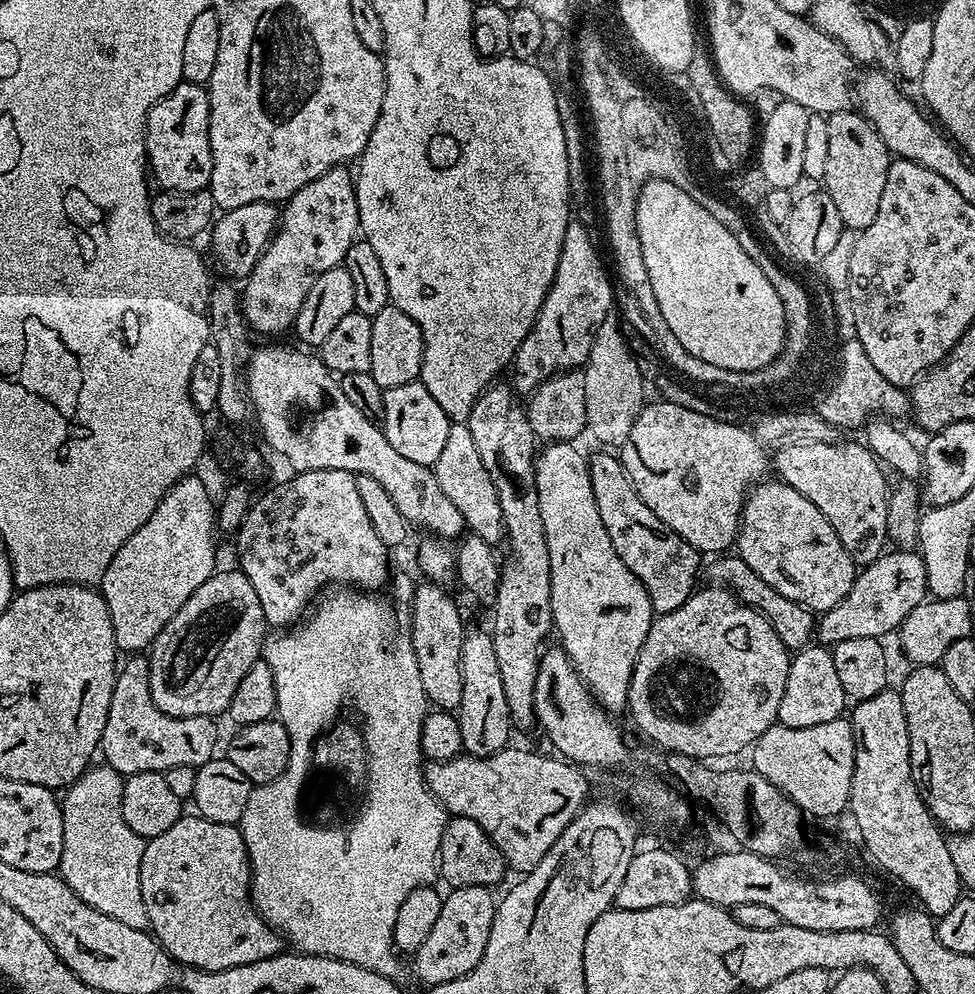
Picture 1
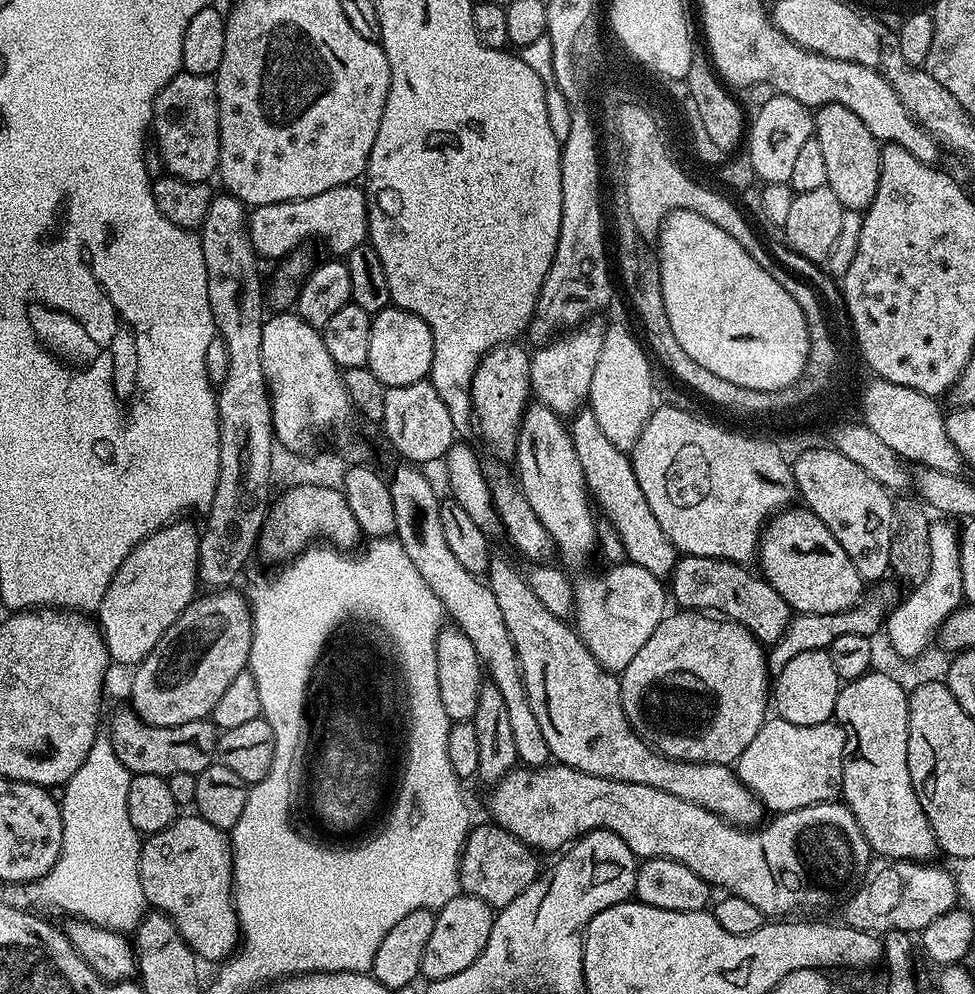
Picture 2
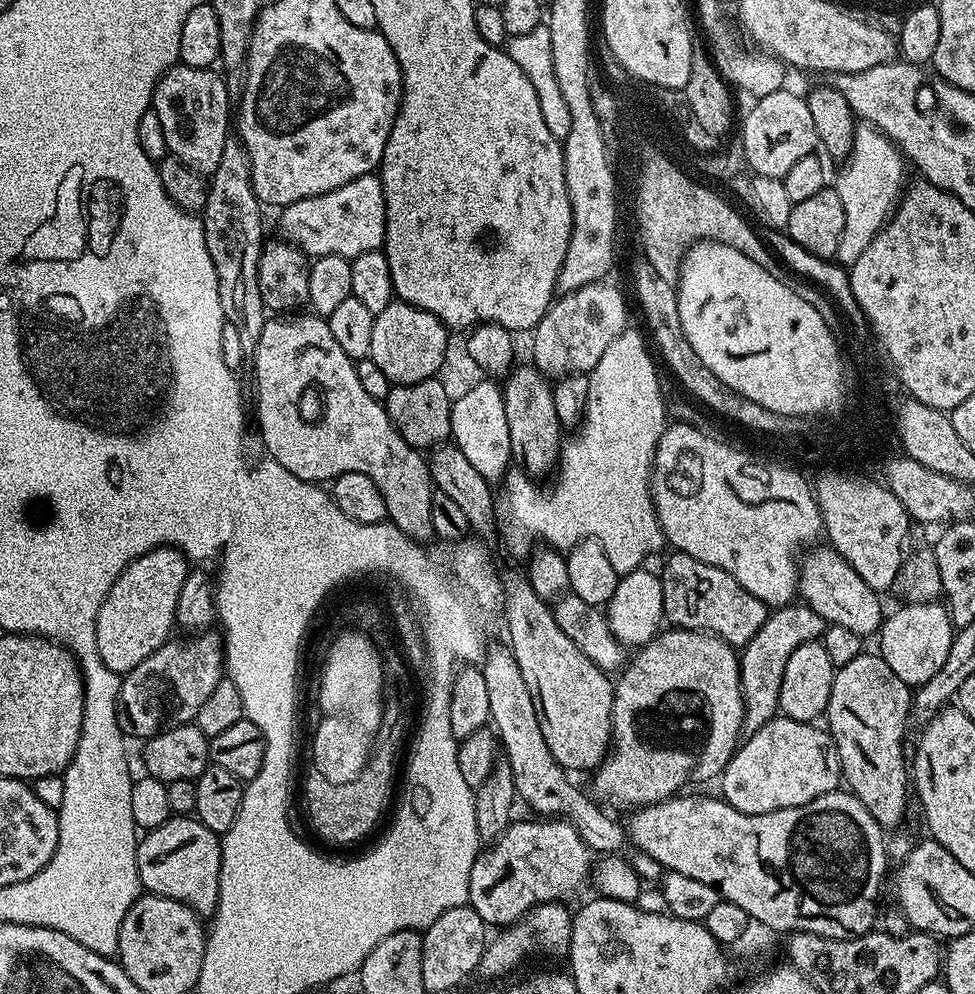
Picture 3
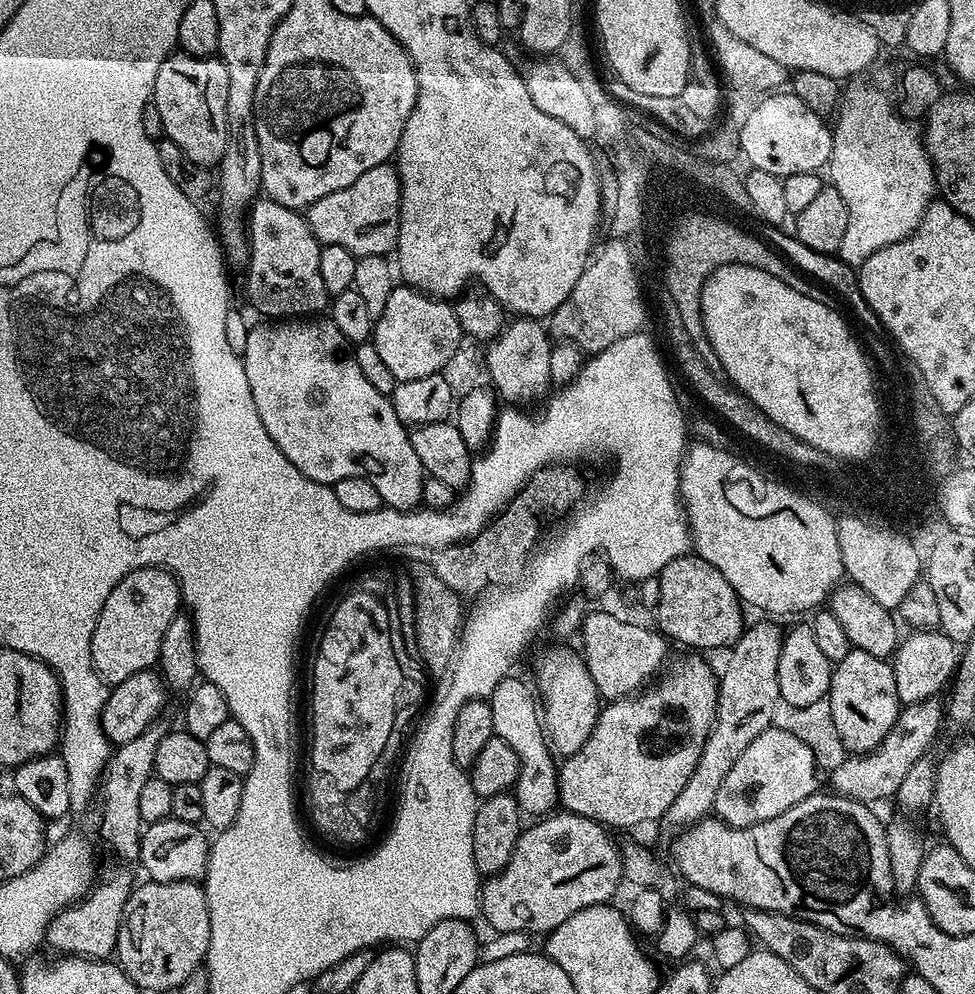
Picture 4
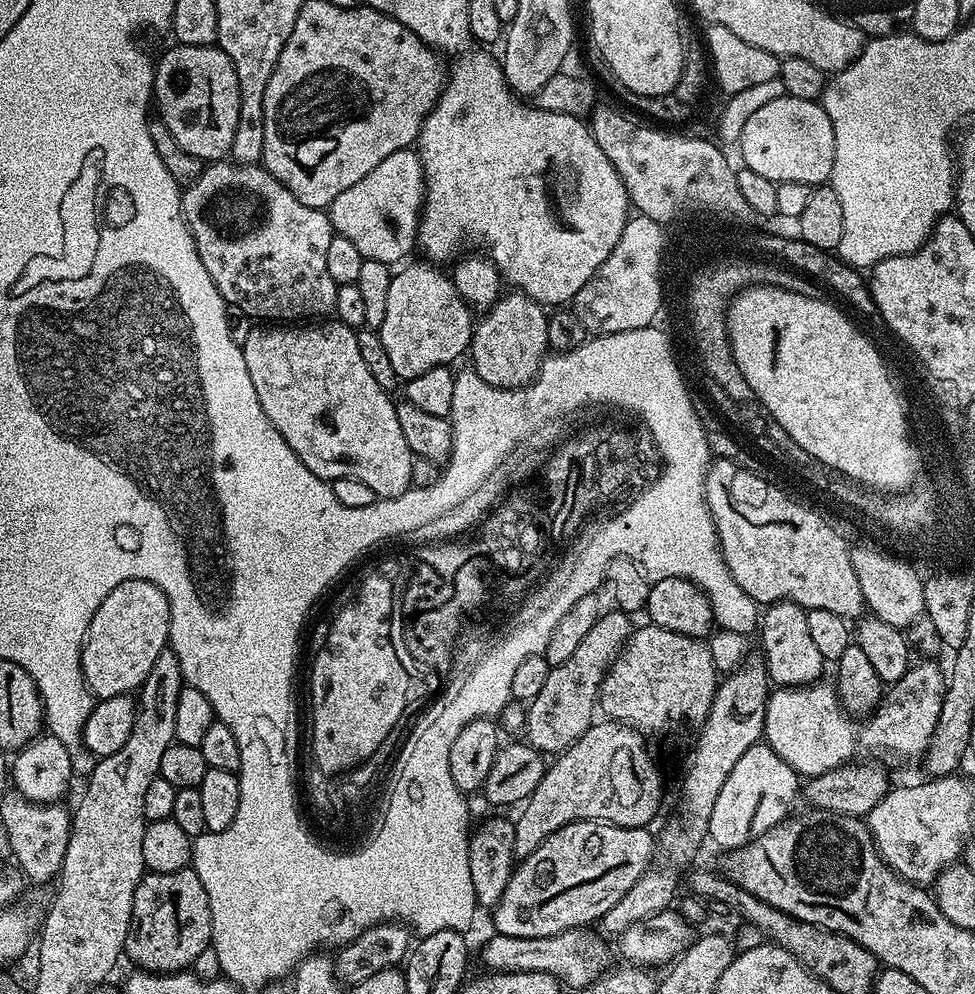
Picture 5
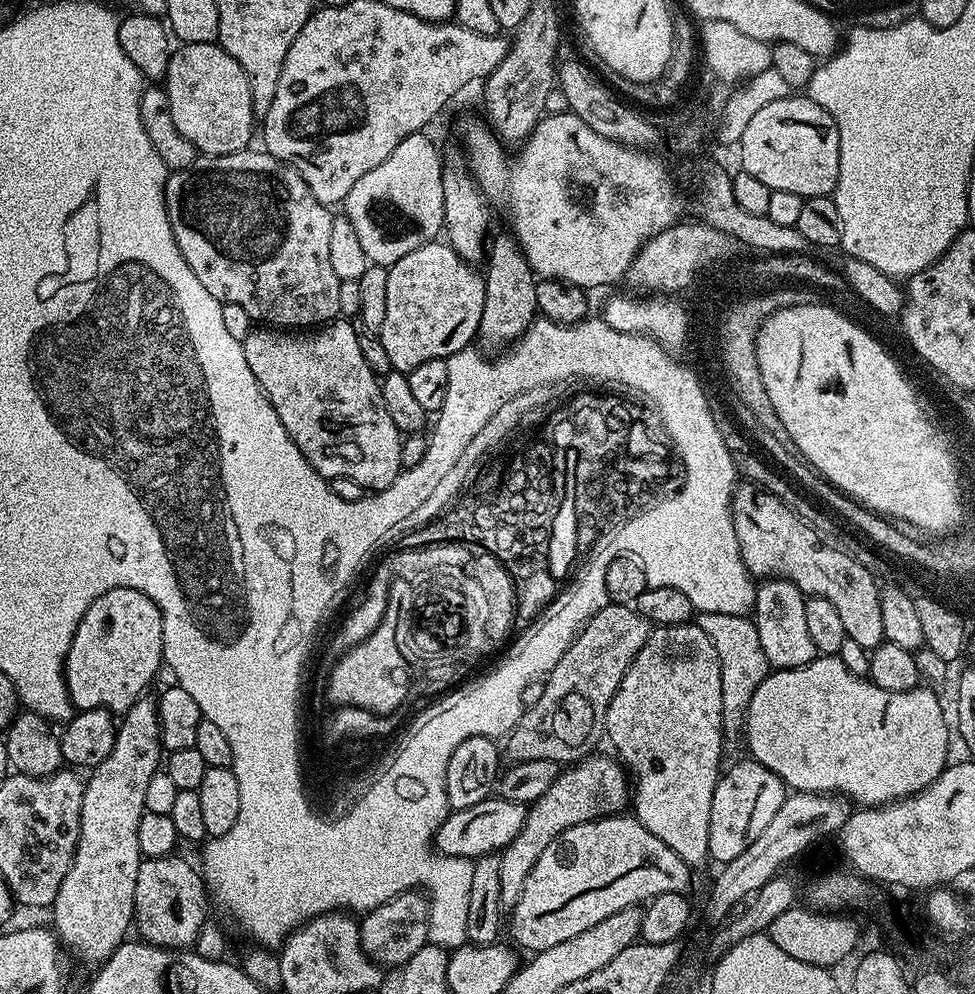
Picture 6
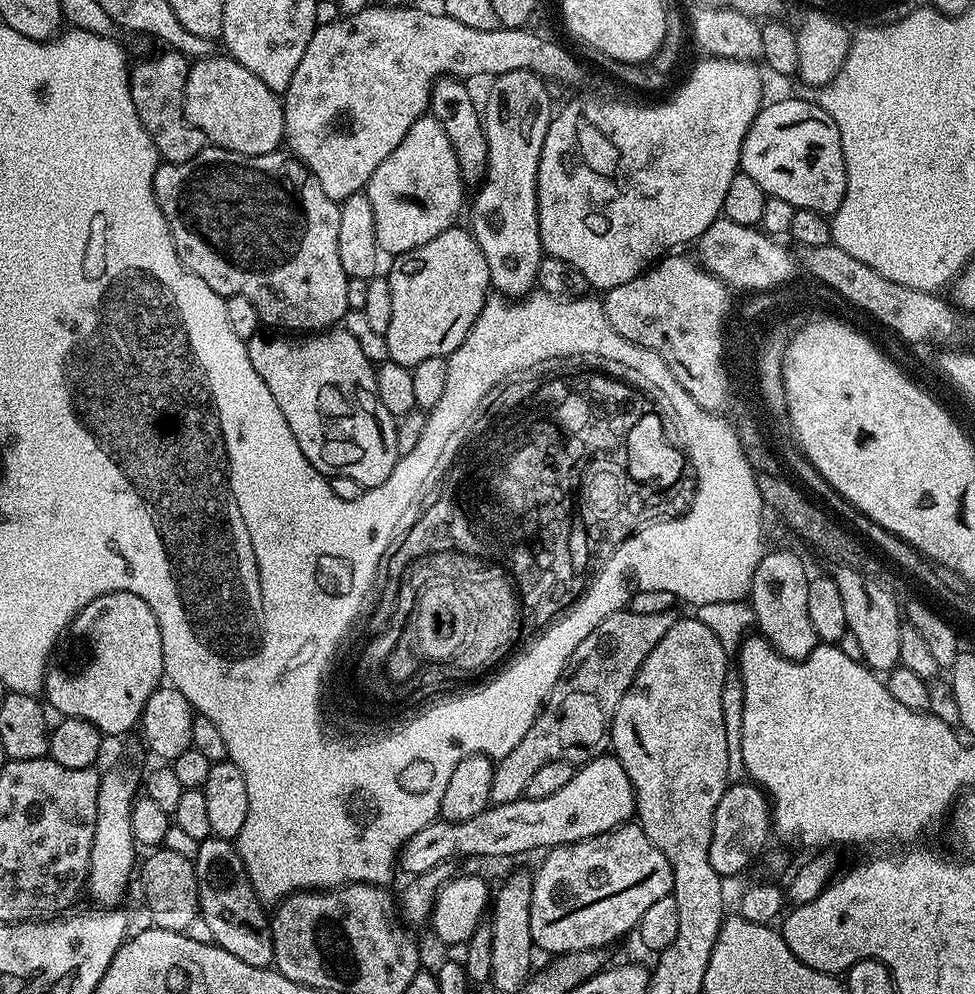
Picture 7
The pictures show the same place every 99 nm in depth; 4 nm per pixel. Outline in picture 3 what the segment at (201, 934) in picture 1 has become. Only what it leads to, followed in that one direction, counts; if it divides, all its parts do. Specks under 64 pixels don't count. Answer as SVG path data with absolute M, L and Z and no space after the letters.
M173 815L162 826L145 831L136 845L136 865L140 875L140 887L154 896L174 898L196 911L197 916L208 918L215 913L220 893L220 871L222 870L221 837L192 816Z

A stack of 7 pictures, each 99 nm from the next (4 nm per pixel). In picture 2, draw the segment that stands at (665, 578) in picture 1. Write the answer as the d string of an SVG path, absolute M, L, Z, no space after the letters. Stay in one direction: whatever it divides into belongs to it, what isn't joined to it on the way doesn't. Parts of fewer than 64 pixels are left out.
M591 406L582 407L570 420L574 451L578 454L578 462L582 462L584 485L588 487L598 508L600 503L605 518L612 520L608 522L624 547L624 556L631 563L642 566L642 570L650 570L650 574L661 578L671 577L678 559L676 548L670 538L662 534L662 526L658 526L658 518L654 518L654 510L650 510L650 502L646 502L646 494L642 494L642 486L638 486L631 459L612 445L606 434L602 434L602 428L598 426L596 411Z

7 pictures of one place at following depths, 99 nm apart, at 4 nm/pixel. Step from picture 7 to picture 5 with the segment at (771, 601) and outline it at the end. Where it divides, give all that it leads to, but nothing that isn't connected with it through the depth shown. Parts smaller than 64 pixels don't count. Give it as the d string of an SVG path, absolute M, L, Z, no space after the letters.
M779 600L763 609L758 625L760 636L759 651L764 657L769 681L781 688L795 688L805 684L815 684L826 668L826 661L816 648L809 633L806 609L789 600Z

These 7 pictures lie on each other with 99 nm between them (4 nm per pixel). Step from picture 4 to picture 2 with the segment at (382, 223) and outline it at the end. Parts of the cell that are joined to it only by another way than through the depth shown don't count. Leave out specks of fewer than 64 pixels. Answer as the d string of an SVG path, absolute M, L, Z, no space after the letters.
M343 184L310 198L252 208L248 231L257 257L283 261L293 252L303 249L307 240L321 240L332 251L329 253L347 257L350 250L368 240L368 198L363 187L356 187L360 186Z

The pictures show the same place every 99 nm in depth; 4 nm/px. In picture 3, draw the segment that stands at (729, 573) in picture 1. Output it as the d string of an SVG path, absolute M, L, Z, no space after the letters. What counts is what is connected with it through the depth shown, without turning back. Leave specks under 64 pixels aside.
M673 551L672 557L664 564L664 569L659 569L658 575L662 582L662 606L664 607L664 620L674 628L691 628L698 632L711 632L713 636L721 636L727 644L733 646L743 646L750 642L750 638L754 638L754 634L758 634L758 630L762 630L762 624L766 622L770 611L768 605L763 604L758 598L754 598L754 594L750 594L750 590L742 590L742 586L738 586L738 582L734 582L734 578L730 574L726 574L726 570L718 570L718 566L710 566L706 562L698 562L698 558L690 558L690 554L685 552Z

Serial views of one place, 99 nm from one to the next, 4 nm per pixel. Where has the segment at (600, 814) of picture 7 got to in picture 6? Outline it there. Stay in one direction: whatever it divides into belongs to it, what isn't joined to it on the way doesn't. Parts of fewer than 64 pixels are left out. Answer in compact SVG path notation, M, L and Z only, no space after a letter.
M489 798L475 806L449 811L442 826L436 831L435 851L441 856L466 858L471 861L478 856L499 854L514 842L514 838L518 838L518 830L522 830L527 817L528 808L525 805L503 798Z

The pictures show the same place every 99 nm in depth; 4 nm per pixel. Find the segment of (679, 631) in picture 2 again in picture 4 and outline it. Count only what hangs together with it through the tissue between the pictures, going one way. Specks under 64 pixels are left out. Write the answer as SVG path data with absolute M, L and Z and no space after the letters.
M684 655L688 656L681 660L673 659L667 665L666 671L659 677L660 684L653 683L639 694L623 696L621 700L605 703L601 707L600 717L596 719L594 730L590 738L586 738L582 750L563 757L556 773L556 795L563 811L585 816L609 829L617 830L636 828L651 820L659 821L666 810L670 810L670 802L682 794L686 778L690 778L690 774L694 774L694 766L698 766L702 746L716 720L720 689L717 673L712 673L711 666L700 657L703 655Z

